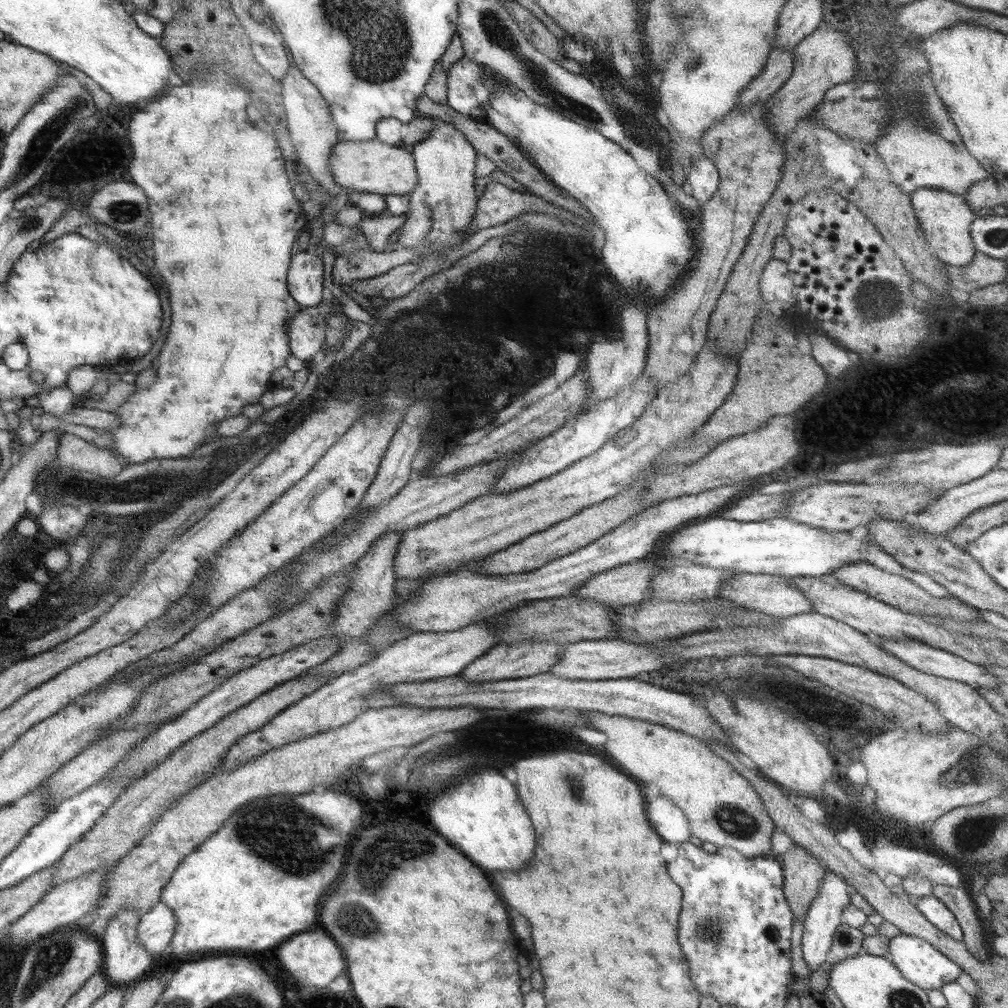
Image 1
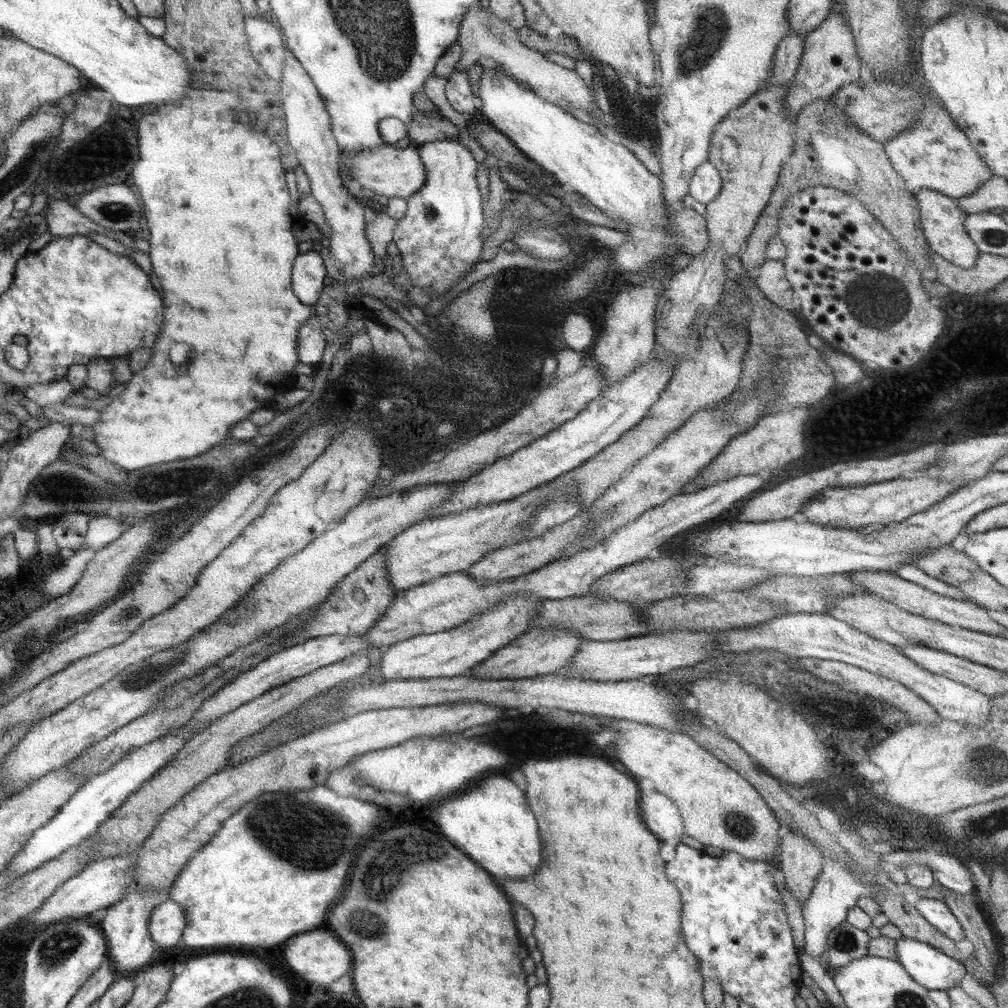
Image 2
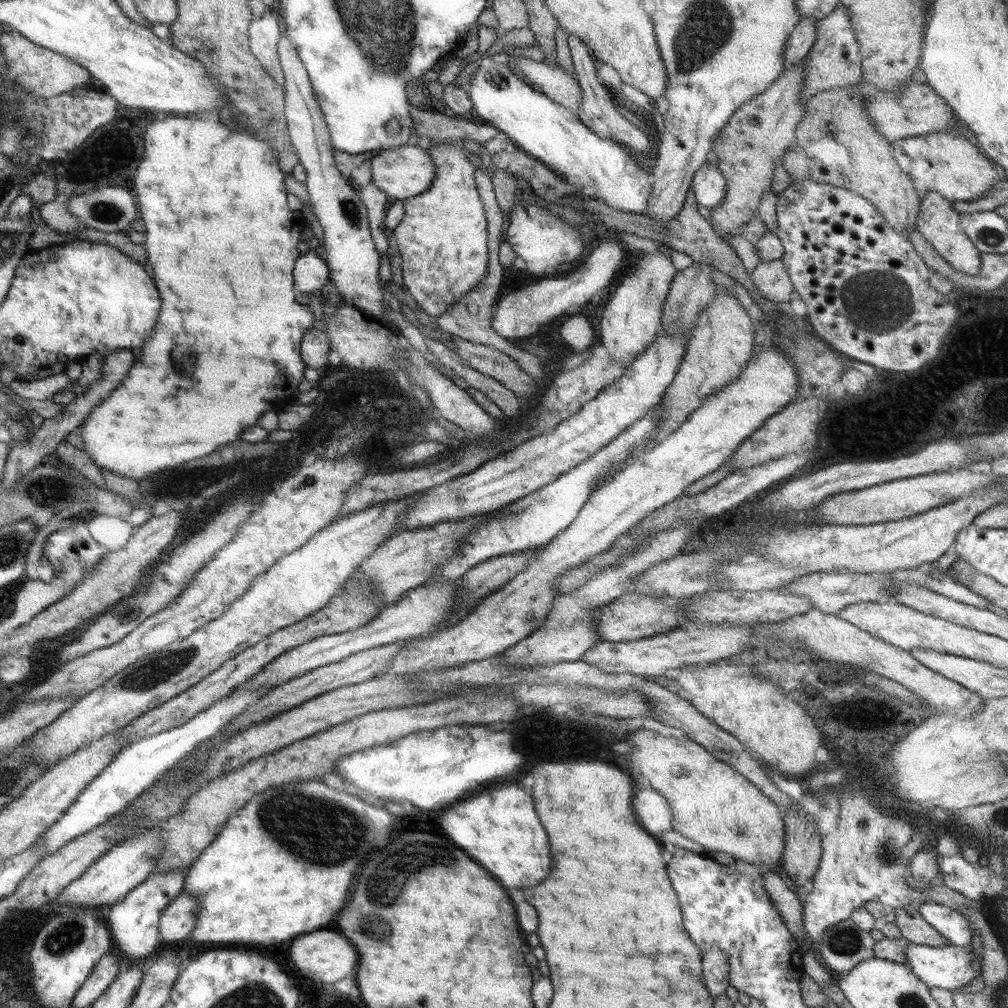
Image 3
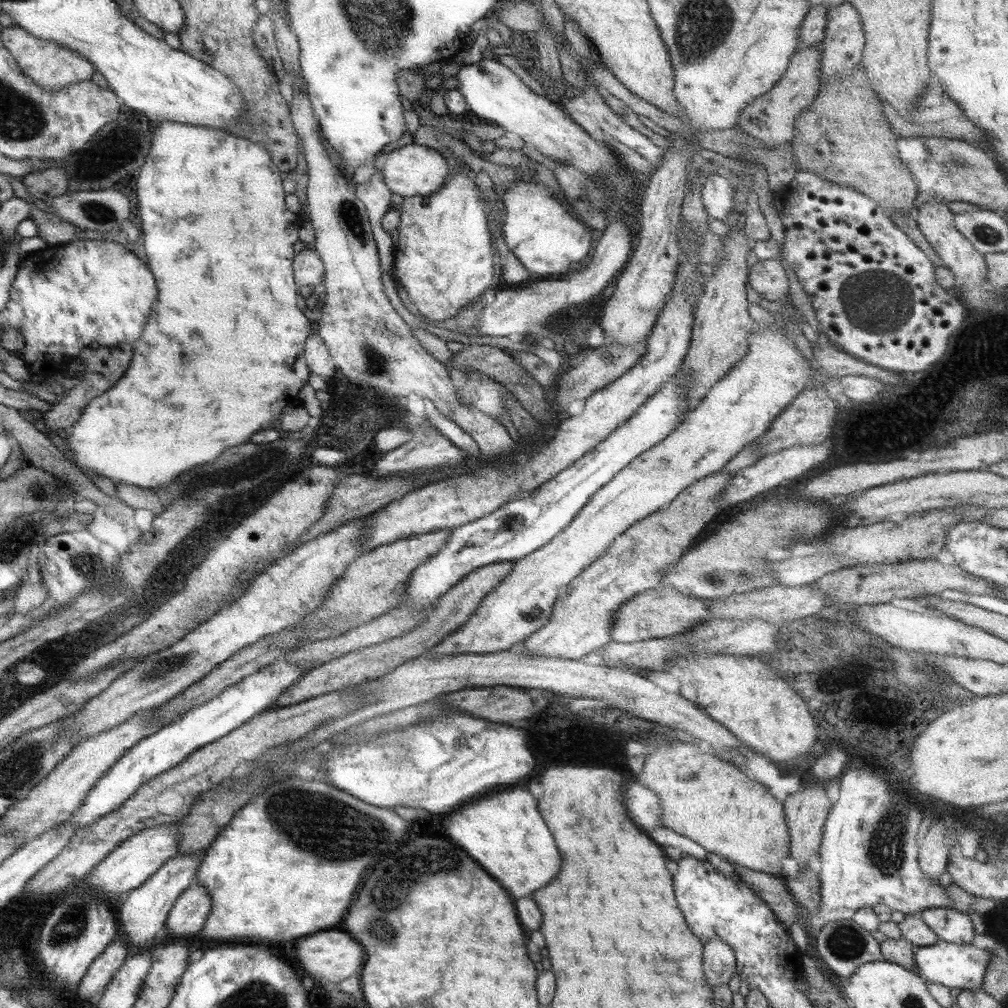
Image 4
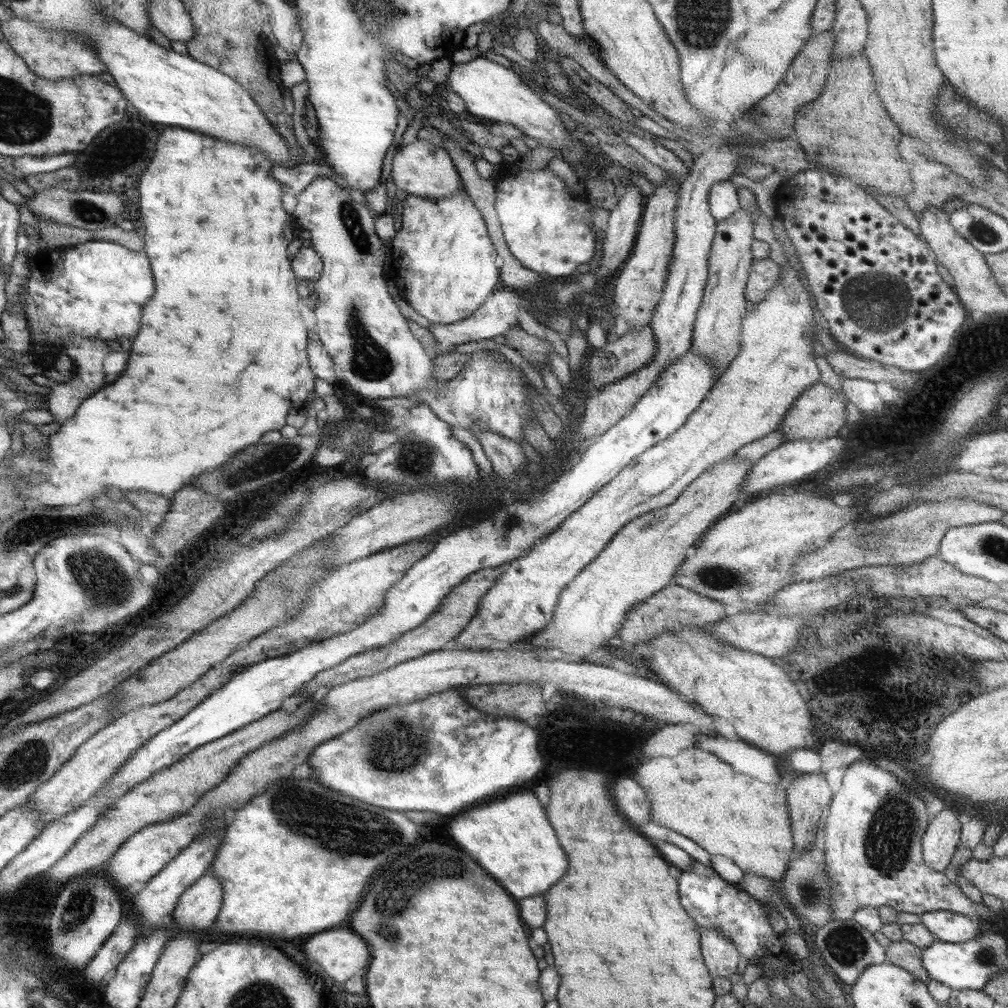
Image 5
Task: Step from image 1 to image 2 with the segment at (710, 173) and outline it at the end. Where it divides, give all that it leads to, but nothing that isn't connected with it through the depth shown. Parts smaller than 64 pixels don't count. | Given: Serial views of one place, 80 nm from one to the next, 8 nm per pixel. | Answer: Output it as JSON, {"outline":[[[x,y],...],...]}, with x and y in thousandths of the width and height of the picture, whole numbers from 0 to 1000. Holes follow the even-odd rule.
{"outline":[[[703,160],[696,161],[688,169],[688,176],[684,181],[685,196],[689,196],[692,200],[706,200],[716,187],[716,176],[712,168],[705,164]]]}

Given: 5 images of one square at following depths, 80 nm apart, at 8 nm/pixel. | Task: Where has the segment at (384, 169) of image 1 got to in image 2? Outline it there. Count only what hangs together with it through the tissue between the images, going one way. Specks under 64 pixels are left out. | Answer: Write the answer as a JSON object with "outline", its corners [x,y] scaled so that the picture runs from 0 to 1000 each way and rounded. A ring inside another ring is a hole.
{"outline":[[[377,144],[362,148],[340,150],[342,161],[347,164],[346,175],[360,187],[373,193],[404,197],[419,188],[426,171],[419,160],[414,145],[395,147],[391,144]]]}

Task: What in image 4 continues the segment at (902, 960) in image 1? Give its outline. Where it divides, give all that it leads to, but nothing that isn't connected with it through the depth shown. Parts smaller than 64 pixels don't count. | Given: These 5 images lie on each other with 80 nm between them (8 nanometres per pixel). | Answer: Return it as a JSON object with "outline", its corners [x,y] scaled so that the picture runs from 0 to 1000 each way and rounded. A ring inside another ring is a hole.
{"outline":[[[933,932],[925,938],[908,938],[906,947],[911,967],[921,976],[935,976],[941,981],[971,982],[975,978],[978,961],[986,944],[966,938],[944,937]]]}

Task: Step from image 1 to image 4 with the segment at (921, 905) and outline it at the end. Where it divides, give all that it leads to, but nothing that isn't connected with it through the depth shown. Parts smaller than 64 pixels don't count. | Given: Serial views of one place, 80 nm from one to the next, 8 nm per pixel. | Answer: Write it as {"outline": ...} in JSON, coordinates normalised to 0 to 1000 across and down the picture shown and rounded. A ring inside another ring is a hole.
{"outline":[[[943,901],[915,903],[911,910],[938,935],[958,938],[966,931],[966,920],[959,906]]]}

